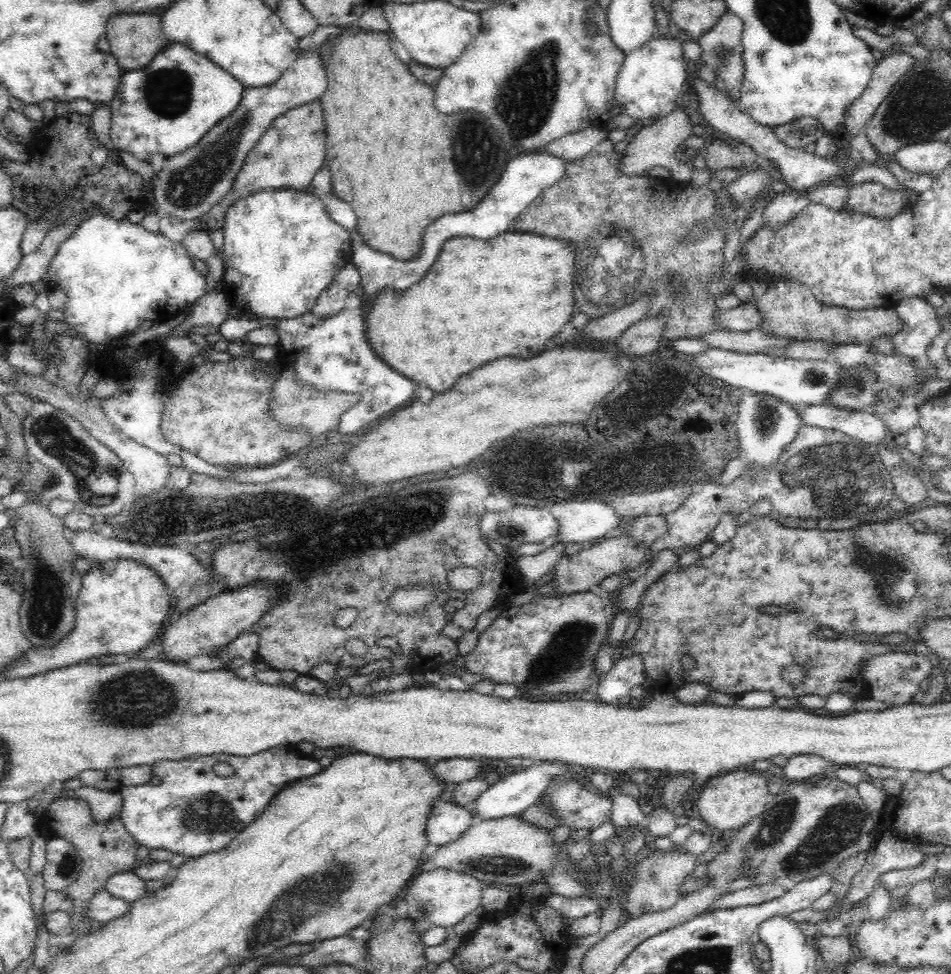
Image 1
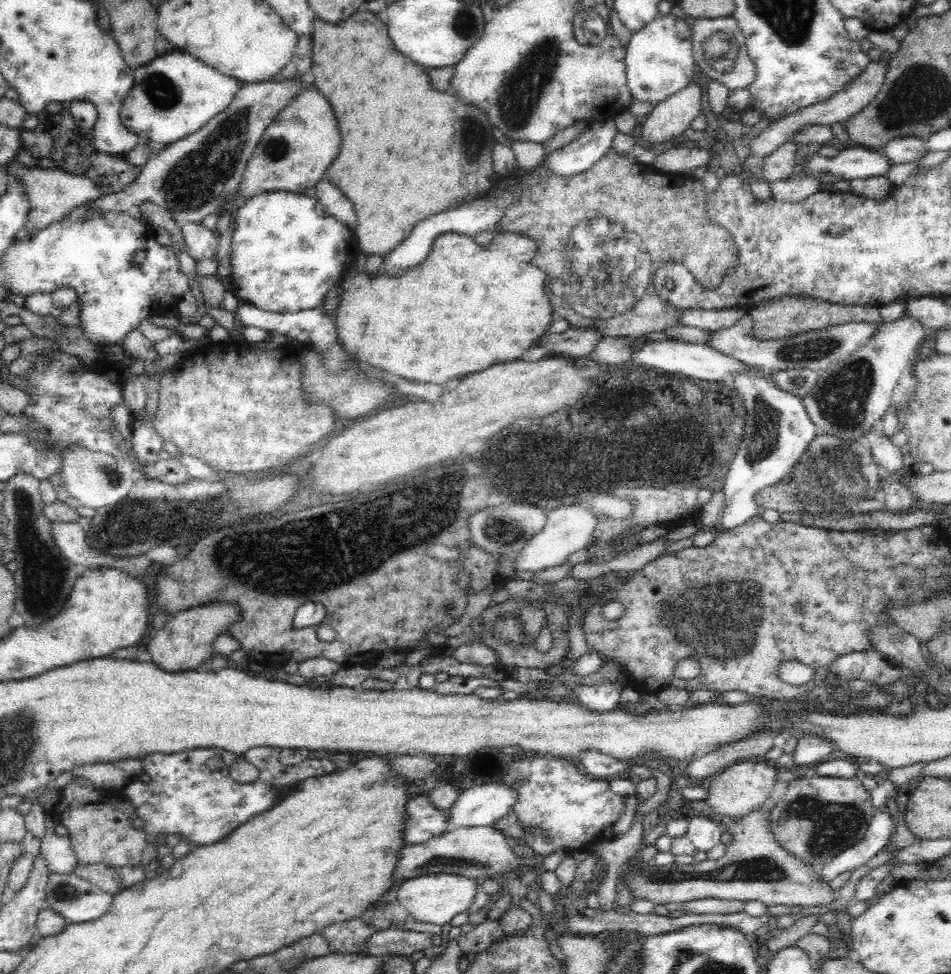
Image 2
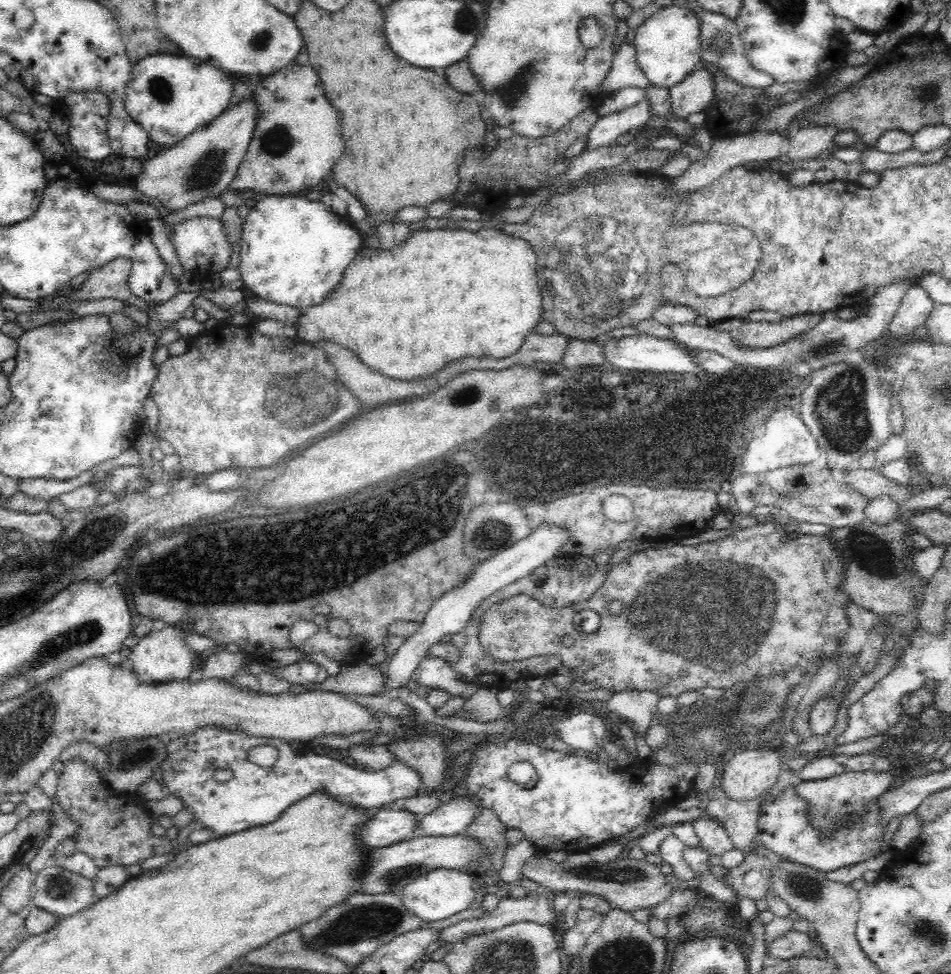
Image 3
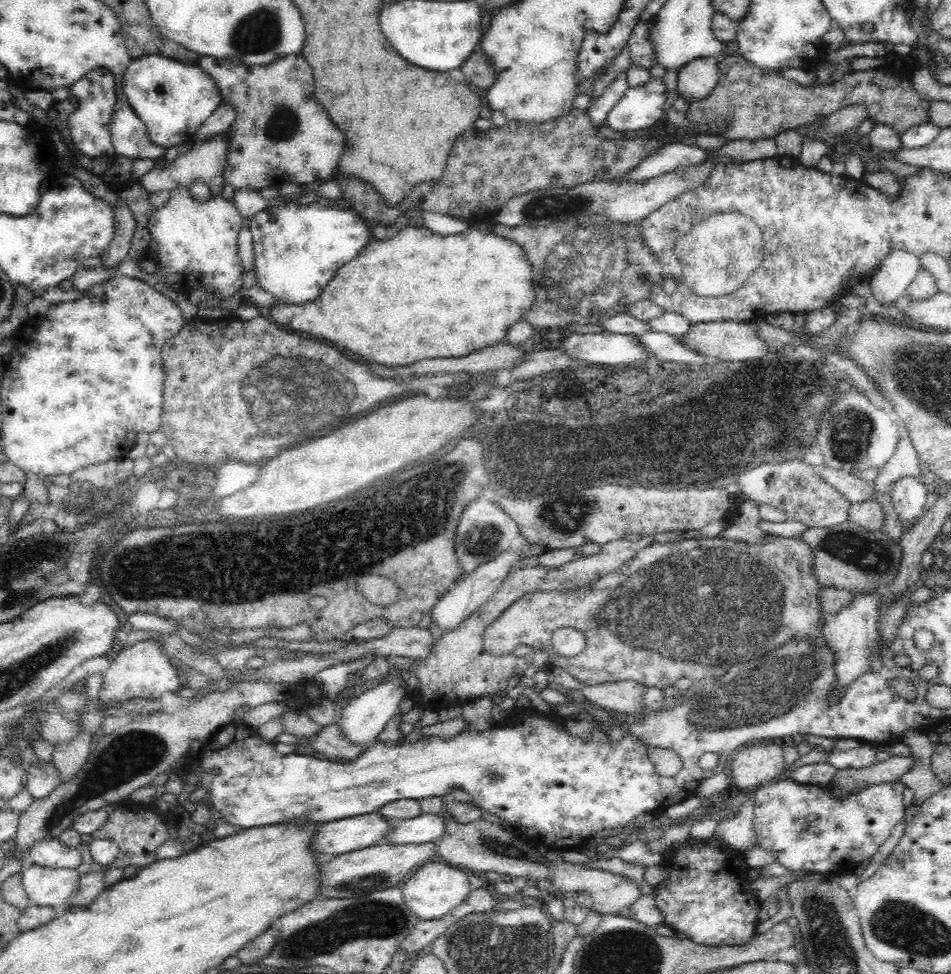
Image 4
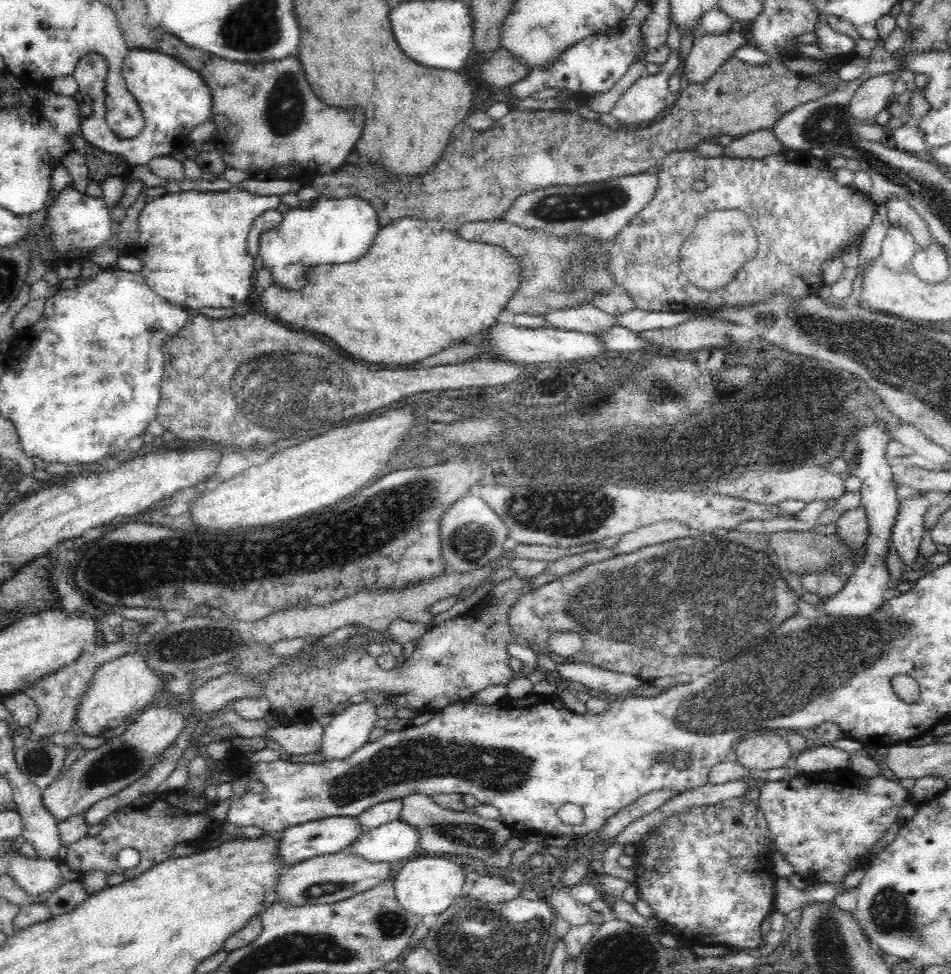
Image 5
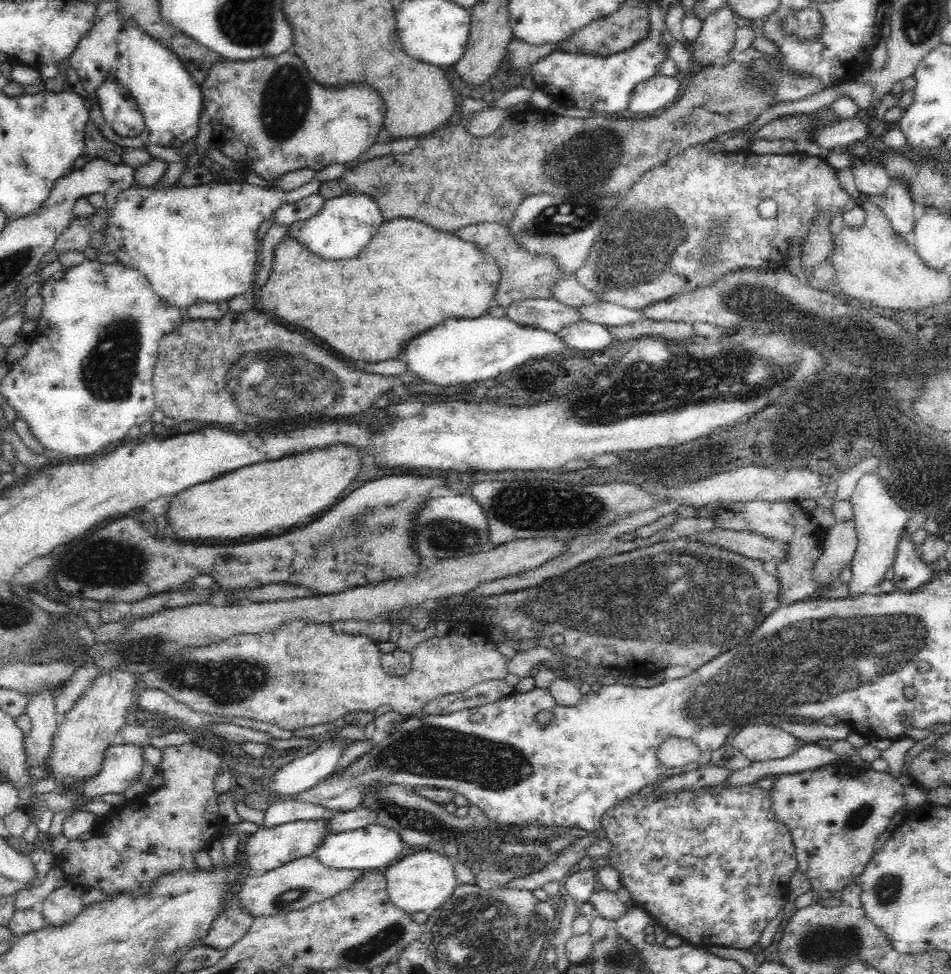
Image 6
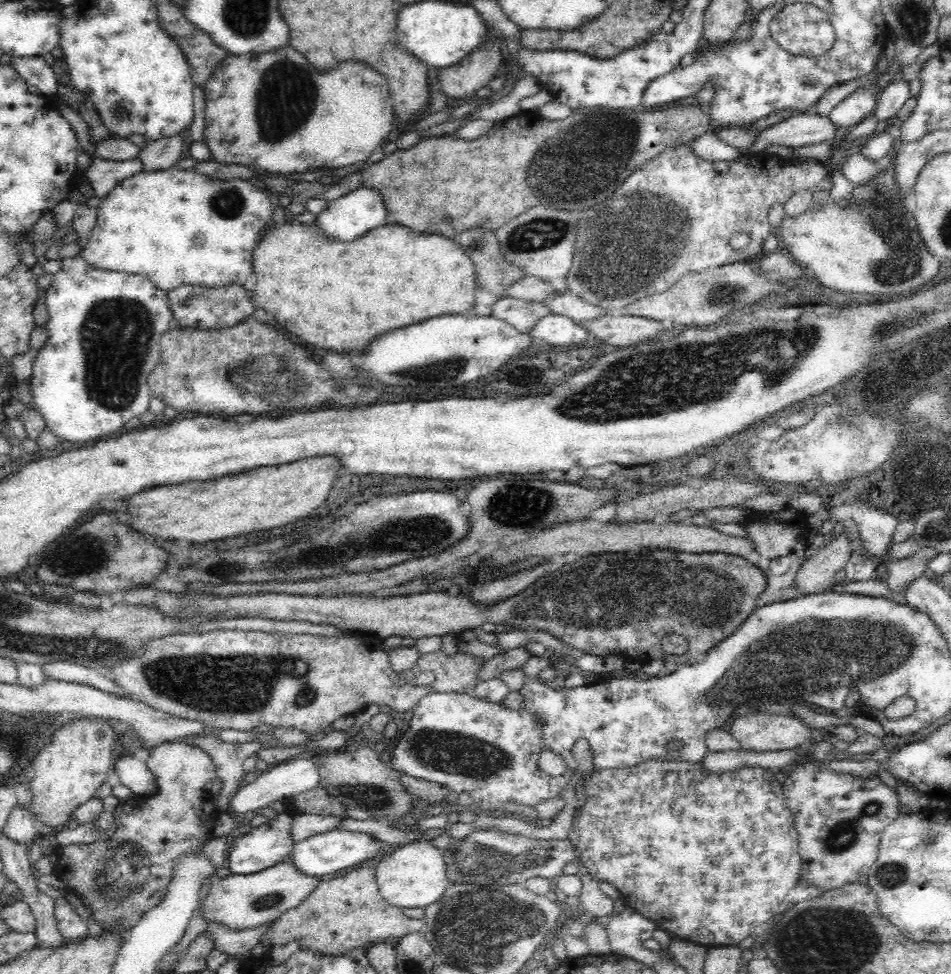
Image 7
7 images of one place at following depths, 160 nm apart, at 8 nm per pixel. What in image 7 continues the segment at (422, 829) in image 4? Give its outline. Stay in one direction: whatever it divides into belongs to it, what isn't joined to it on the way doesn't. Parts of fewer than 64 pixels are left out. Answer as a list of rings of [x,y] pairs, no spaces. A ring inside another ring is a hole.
[[[338,828],[297,842],[289,860],[292,860],[300,872],[308,876],[326,876],[334,874],[338,870],[344,870],[344,868],[352,870],[356,865],[377,858],[381,850],[380,843],[379,840],[372,838],[365,832],[352,832]]]

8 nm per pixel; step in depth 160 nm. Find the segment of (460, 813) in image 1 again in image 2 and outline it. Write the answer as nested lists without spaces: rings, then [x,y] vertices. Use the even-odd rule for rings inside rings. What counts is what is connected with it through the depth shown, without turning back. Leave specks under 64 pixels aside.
[[[411,798],[407,802],[404,840],[419,845],[448,832],[449,811],[440,810],[429,798]]]

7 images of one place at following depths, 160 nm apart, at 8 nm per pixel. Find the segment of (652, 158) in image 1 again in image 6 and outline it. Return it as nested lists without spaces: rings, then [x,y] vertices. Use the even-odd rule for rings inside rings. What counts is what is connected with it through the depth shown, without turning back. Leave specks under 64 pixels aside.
[[[724,4],[701,24],[696,40],[689,45],[690,55],[700,66],[708,67],[727,60],[736,42],[736,14]]]

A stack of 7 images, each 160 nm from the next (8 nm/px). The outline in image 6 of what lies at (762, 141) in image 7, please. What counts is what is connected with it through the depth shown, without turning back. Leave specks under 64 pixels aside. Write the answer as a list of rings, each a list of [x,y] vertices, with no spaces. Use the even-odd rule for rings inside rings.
[[[855,116],[853,119],[838,121],[820,129],[813,138],[822,148],[836,151],[842,147],[864,142],[871,132],[869,127]]]

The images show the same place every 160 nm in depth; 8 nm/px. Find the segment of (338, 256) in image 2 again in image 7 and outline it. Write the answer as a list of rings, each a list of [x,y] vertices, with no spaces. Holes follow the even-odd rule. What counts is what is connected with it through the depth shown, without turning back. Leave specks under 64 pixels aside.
[[[362,187],[336,200],[326,201],[326,208],[314,218],[317,232],[323,234],[329,242],[356,242],[364,238],[368,232],[387,225],[386,207],[380,193],[374,189]]]

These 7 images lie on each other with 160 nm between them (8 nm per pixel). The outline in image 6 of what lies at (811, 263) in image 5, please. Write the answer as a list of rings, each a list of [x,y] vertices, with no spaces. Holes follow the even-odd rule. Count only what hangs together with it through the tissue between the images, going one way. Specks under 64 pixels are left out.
[[[705,143],[689,146],[680,154],[663,161],[659,165],[653,166],[649,171],[646,171],[641,177],[624,192],[624,198],[616,205],[616,210],[608,216],[604,230],[600,232],[600,238],[595,246],[590,249],[590,254],[586,258],[586,262],[575,273],[577,281],[596,293],[605,303],[614,302],[624,308],[630,310],[644,310],[647,306],[656,302],[666,302],[672,300],[674,296],[684,296],[690,292],[696,292],[699,288],[709,287],[717,283],[726,273],[734,271],[745,271],[748,268],[754,270],[774,270],[786,269],[786,262],[789,260],[789,253],[793,243],[798,246],[803,246],[811,230],[811,225],[819,219],[830,220],[830,224],[838,216],[842,216],[845,212],[852,210],[858,206],[854,200],[841,186],[836,178],[837,170],[832,168],[823,157],[809,156],[800,152],[794,154],[775,154],[775,155],[753,155],[750,152],[739,151],[733,152],[710,152]],[[765,198],[770,198],[776,202],[777,210],[773,217],[764,218],[758,211],[758,205]],[[710,220],[726,220],[728,223],[728,242],[718,249],[718,260],[711,269],[704,269],[703,254],[701,254],[700,245],[709,236]]]

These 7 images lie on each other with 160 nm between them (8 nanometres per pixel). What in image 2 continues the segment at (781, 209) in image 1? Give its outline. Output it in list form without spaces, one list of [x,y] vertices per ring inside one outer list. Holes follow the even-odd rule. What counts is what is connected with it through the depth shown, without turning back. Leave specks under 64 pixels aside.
[[[800,175],[800,178],[777,180],[769,183],[771,196],[778,202],[797,203],[810,194],[818,192],[818,178],[812,175]]]

